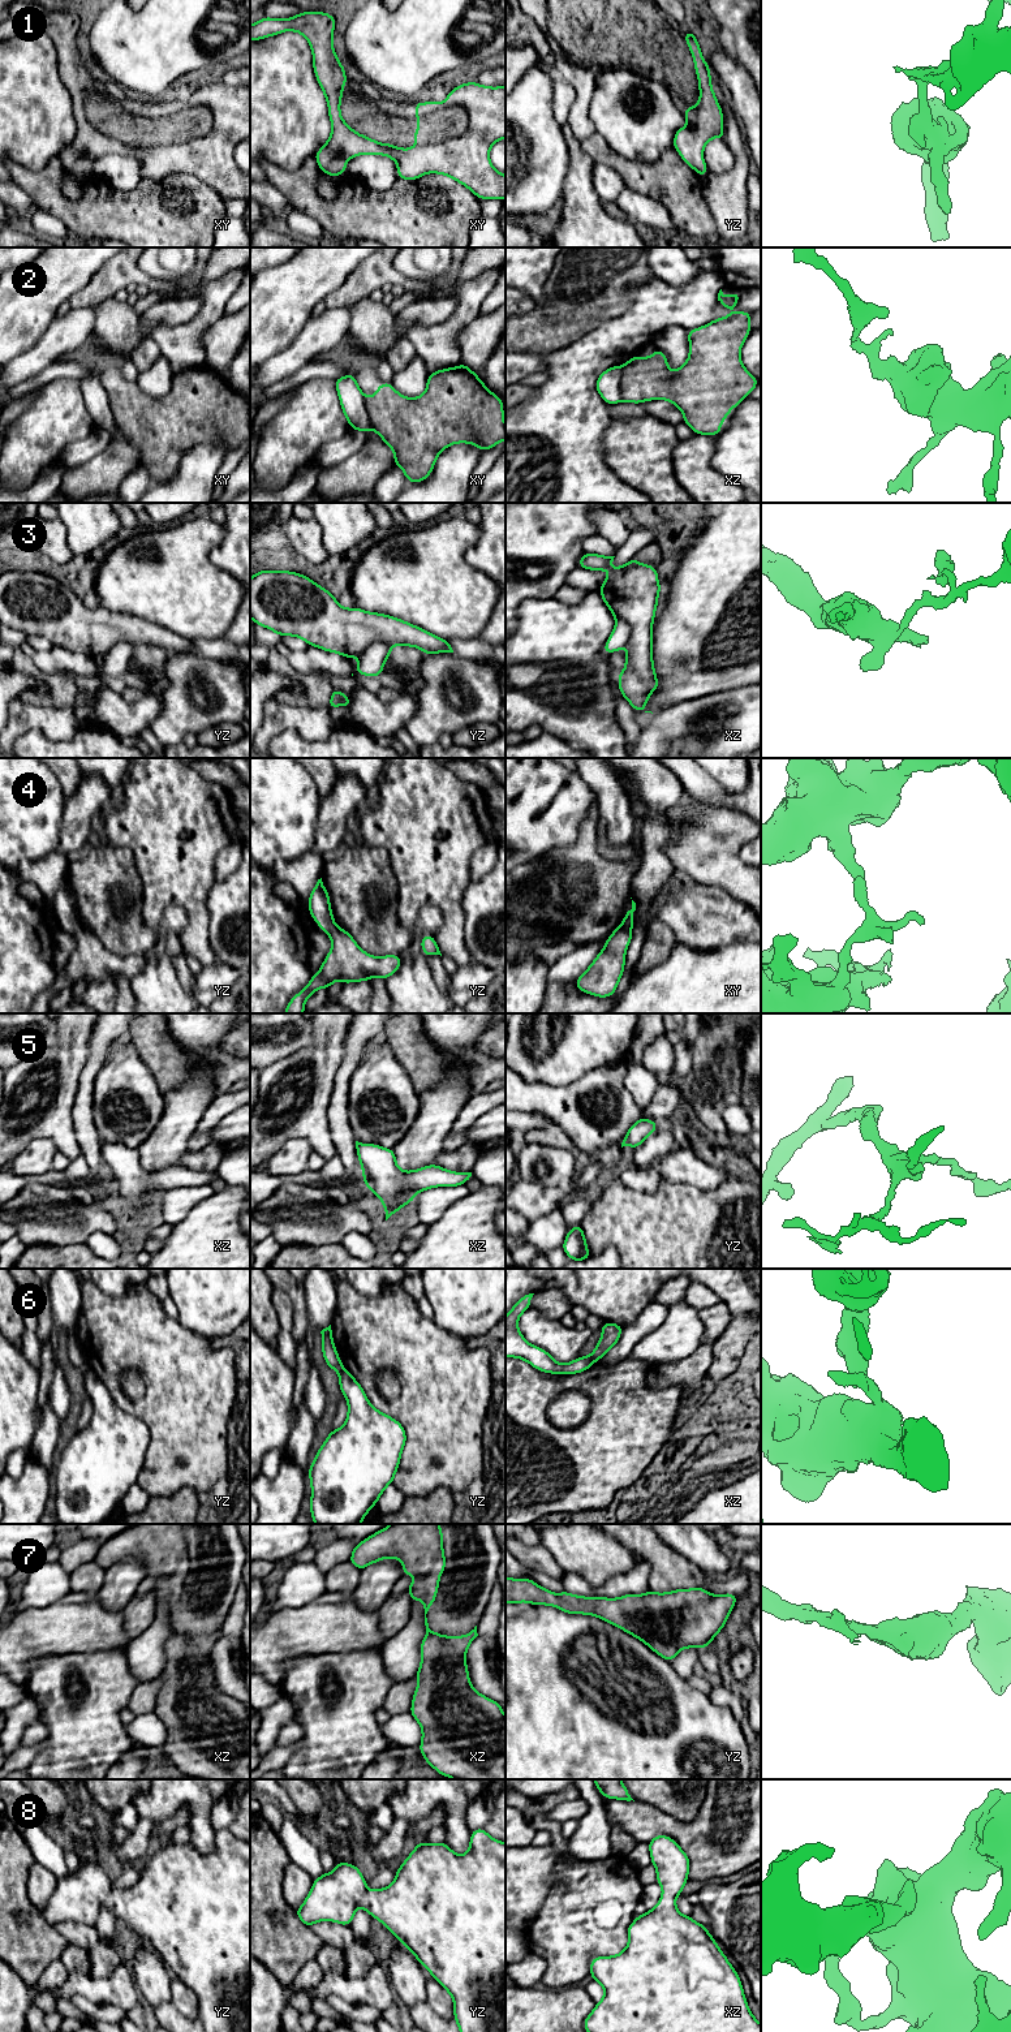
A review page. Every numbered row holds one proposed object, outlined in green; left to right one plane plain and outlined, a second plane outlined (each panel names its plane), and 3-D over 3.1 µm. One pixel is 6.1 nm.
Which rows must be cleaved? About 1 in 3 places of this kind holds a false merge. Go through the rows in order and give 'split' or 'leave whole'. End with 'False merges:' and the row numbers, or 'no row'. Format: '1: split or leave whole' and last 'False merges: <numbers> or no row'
1: leave whole
2: split
3: split
4: leave whole
5: leave whole
6: split
7: leave whole
8: leave whole
False merges: 2, 3, 6

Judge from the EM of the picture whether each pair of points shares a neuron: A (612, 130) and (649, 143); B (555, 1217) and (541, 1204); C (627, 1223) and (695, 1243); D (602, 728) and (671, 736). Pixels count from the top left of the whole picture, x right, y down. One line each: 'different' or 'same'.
A: same
B: different
C: same
D: different

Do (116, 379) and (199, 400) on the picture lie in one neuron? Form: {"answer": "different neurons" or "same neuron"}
{"answer": "same neuron"}

